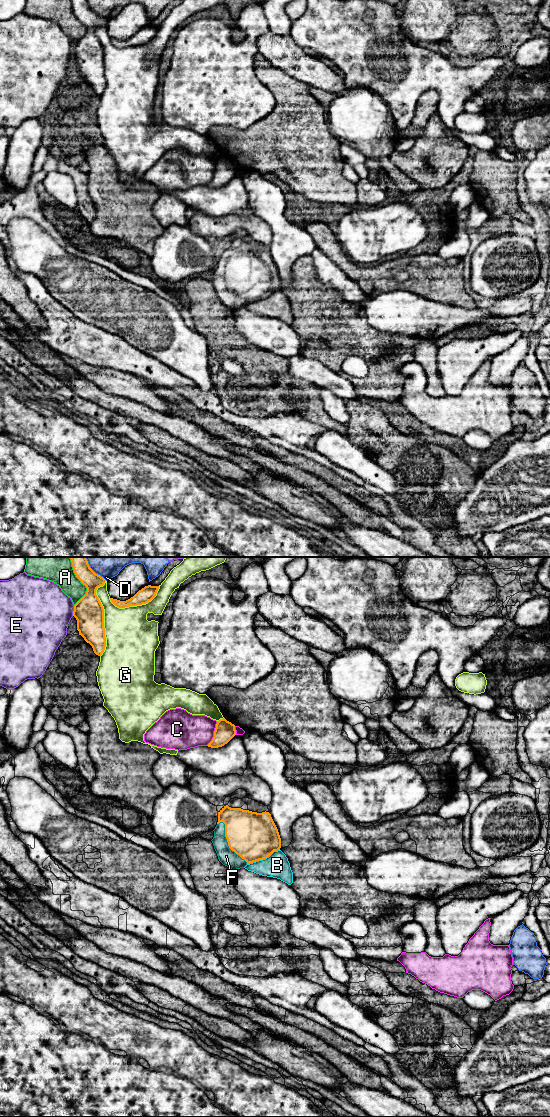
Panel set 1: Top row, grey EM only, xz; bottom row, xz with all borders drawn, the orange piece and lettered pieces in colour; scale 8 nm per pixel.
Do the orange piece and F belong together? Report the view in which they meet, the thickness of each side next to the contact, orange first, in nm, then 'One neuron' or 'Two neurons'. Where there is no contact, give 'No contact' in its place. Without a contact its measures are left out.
Touches orange in xz. Thickness 380 nm (orange) against 140 nm. One neuron

